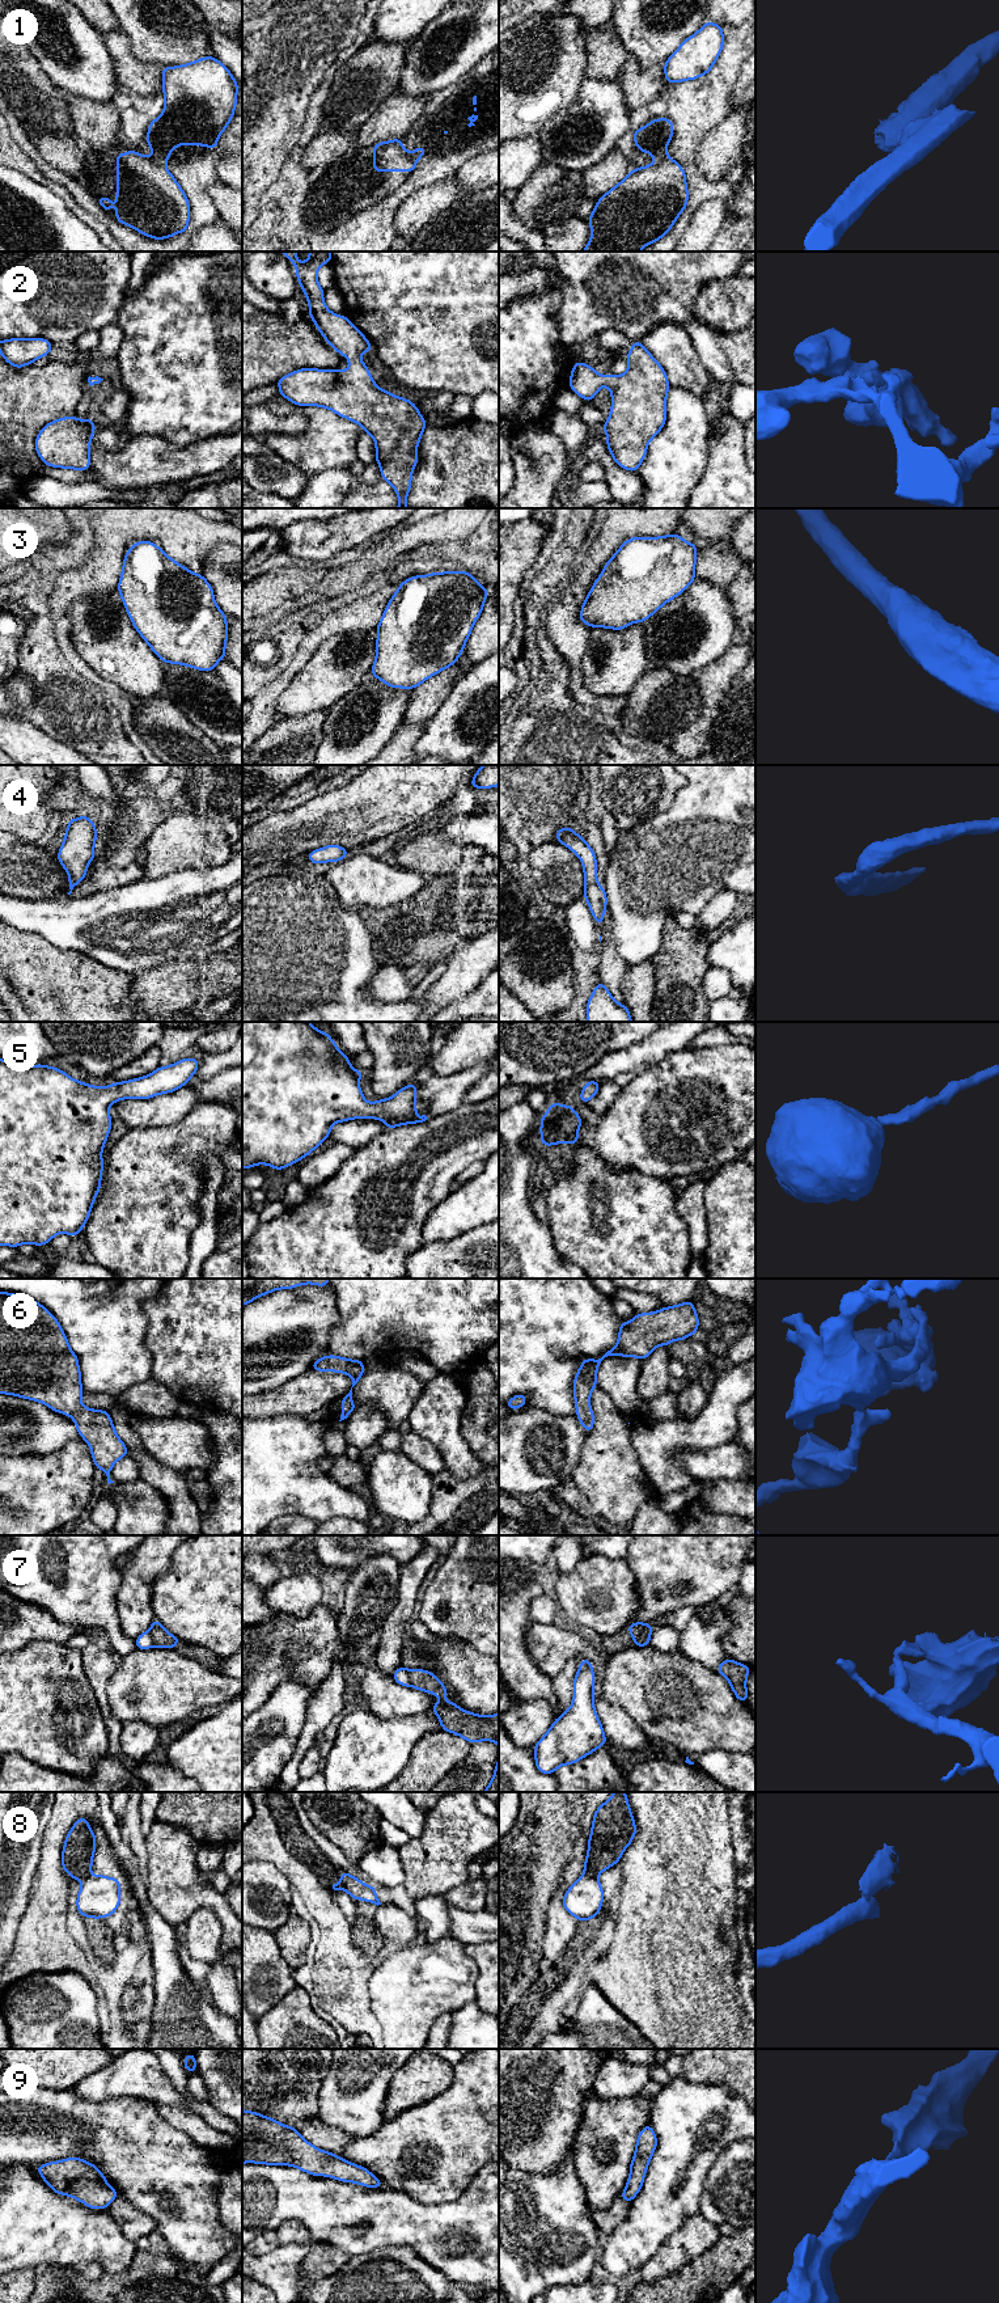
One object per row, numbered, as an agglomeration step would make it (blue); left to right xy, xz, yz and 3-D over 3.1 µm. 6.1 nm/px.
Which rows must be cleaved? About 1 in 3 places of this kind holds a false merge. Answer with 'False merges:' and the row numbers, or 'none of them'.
False merges: 1, 7, 8

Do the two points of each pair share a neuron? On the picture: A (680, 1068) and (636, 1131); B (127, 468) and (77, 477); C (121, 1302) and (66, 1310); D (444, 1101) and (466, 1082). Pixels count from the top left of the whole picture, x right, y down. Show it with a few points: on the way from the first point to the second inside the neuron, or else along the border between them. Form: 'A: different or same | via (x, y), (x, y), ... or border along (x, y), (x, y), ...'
A: same | via (663, 1085), (652, 1091), (651, 1102), (639, 1114)
B: different | border along (89, 468), (94, 473), (94, 478)
C: same | via (108, 1310), (79, 1310)
D: same | via (449, 1095), (461, 1084)

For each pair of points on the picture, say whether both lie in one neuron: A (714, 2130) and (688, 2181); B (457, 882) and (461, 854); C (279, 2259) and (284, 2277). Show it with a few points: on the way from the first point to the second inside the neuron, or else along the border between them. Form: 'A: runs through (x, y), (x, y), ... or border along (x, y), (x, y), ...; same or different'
A: runs through (701, 2143), (688, 2156), (688, 2168); same
B: border along (479, 870), (472, 874), (447, 874), (430, 878); different
C: runs through (279, 2263), (280, 2273); same

